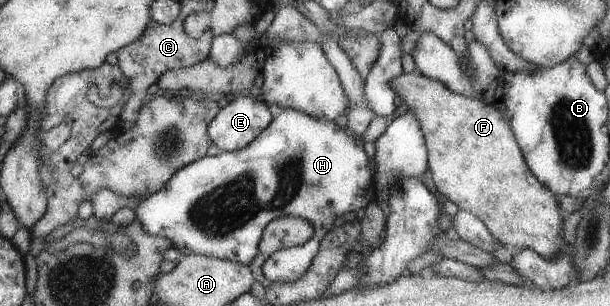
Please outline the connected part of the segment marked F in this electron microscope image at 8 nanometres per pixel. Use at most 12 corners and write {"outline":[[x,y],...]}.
{"outline":[[404,72],[440,194],[558,259],[566,214],[486,100]]}

